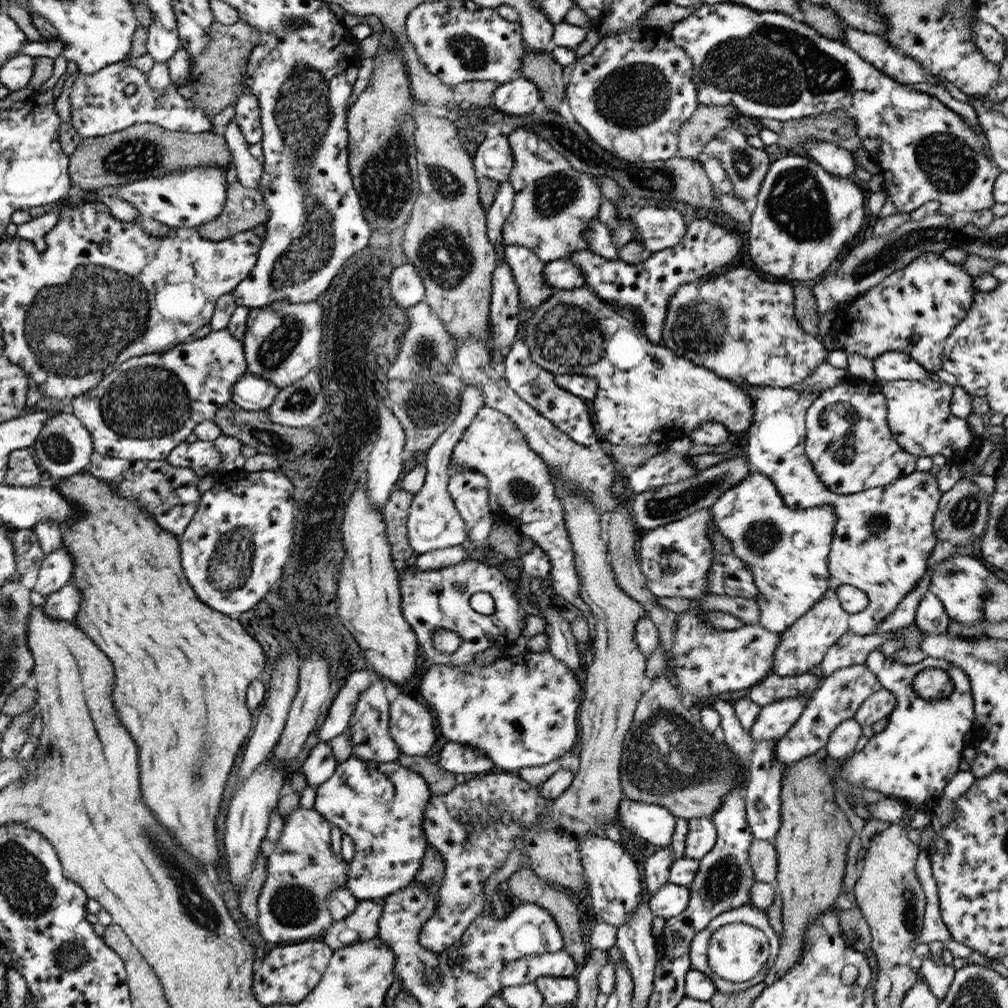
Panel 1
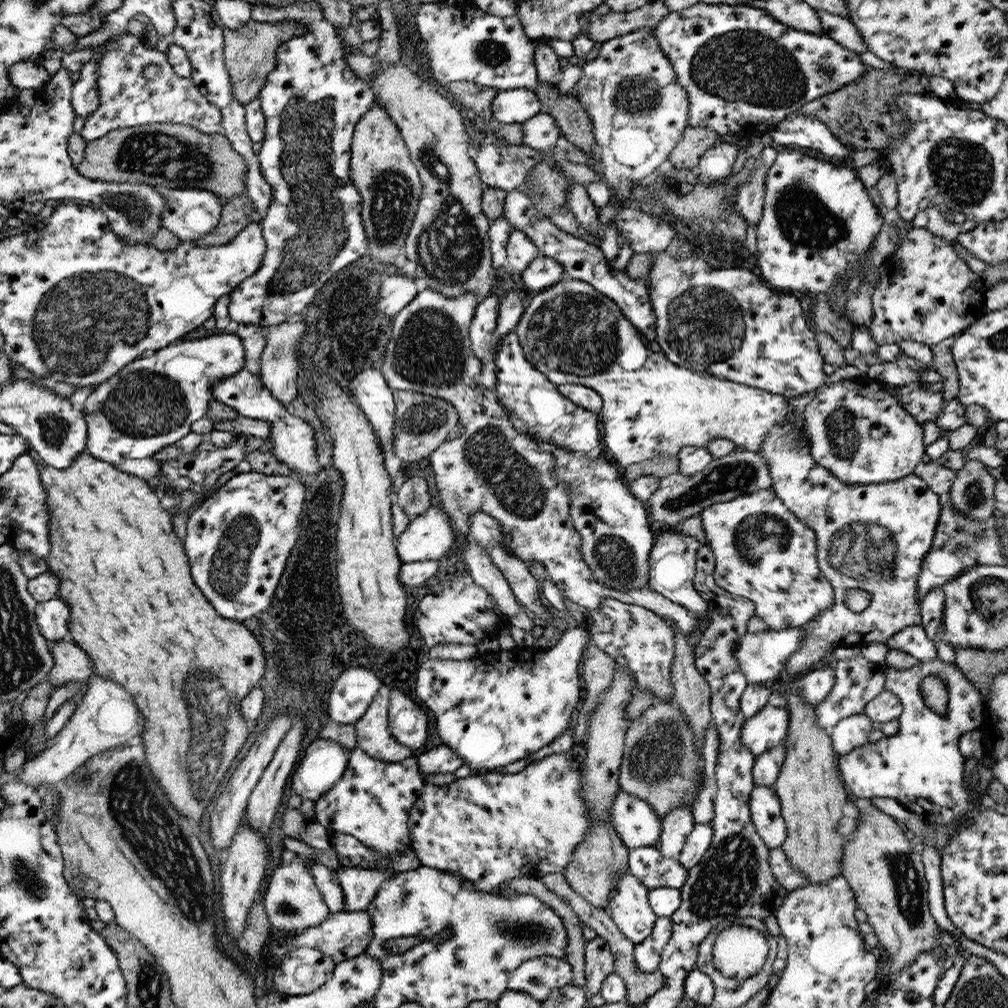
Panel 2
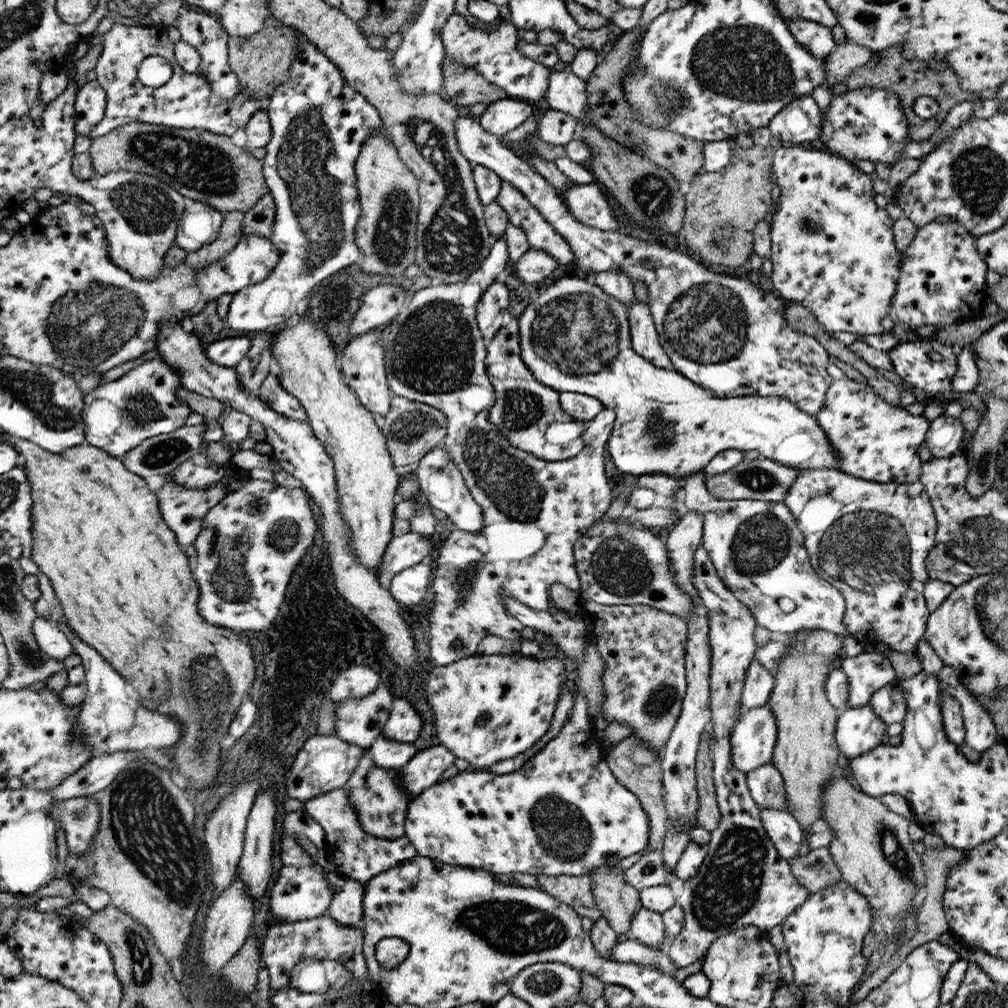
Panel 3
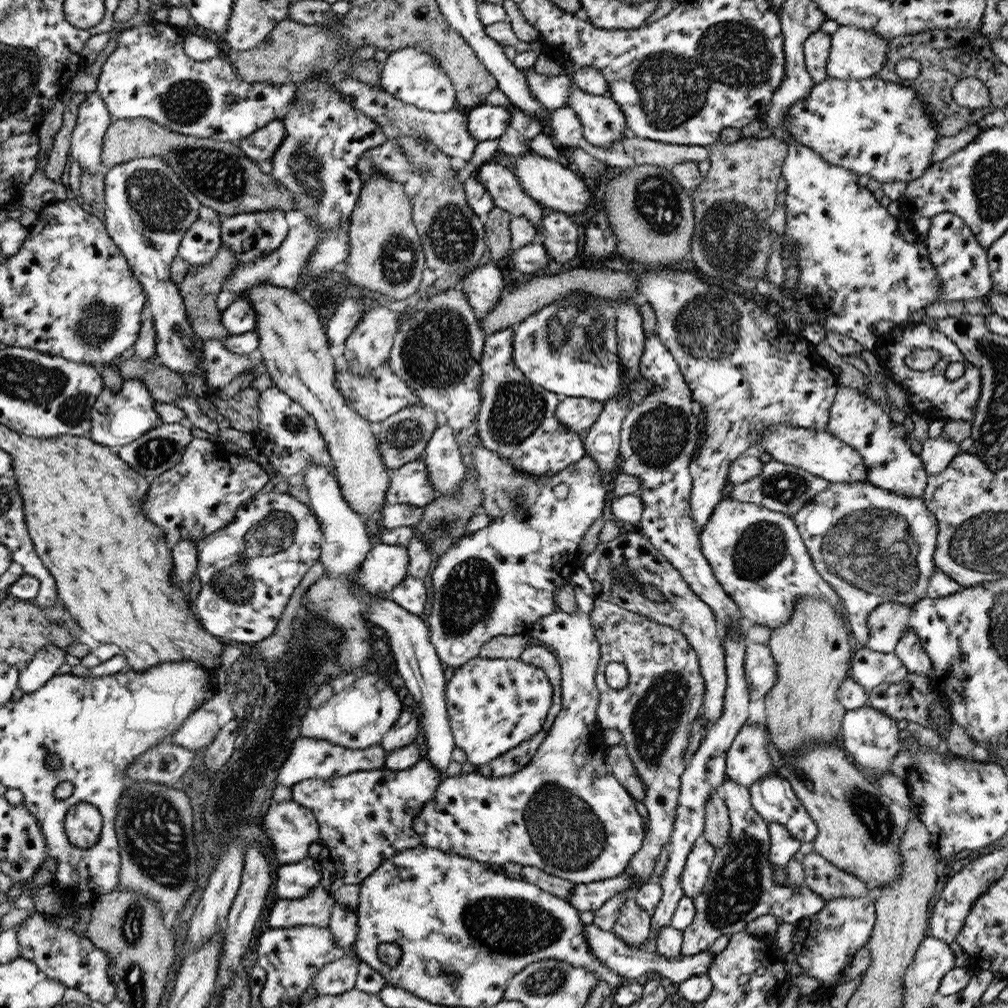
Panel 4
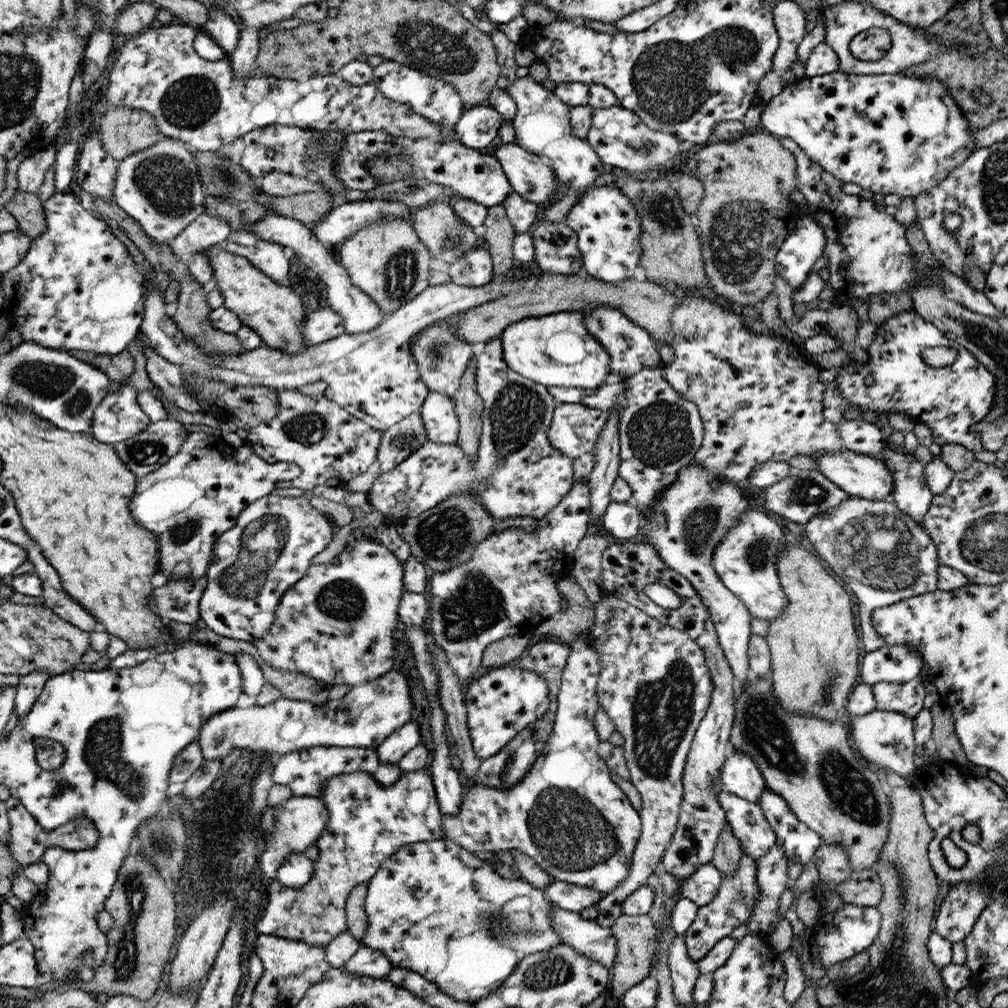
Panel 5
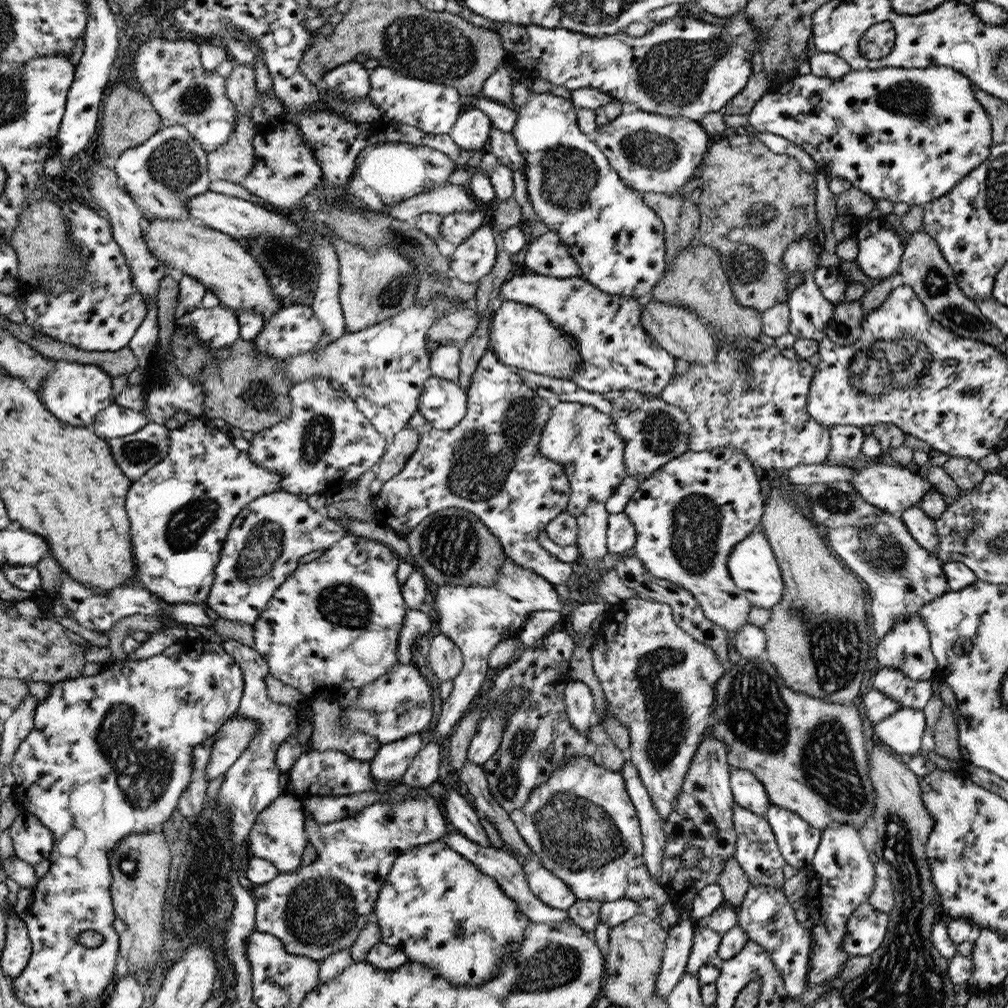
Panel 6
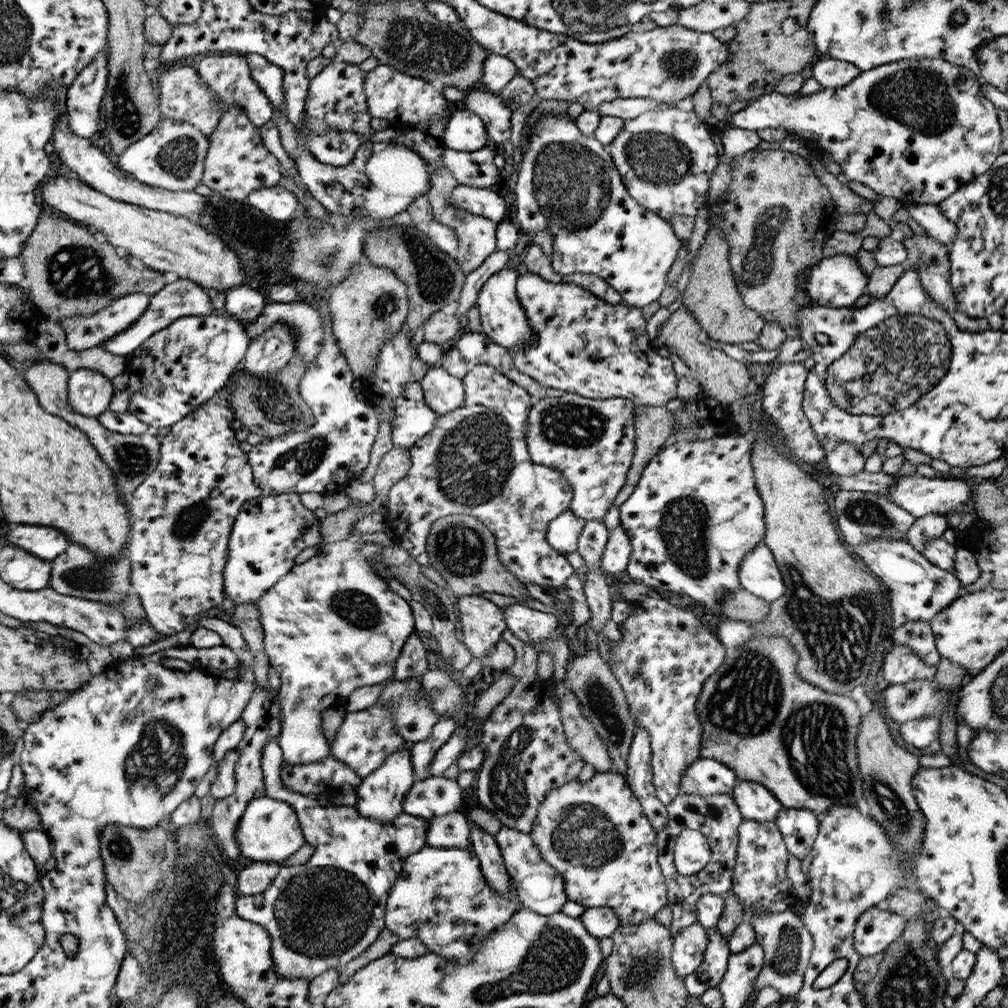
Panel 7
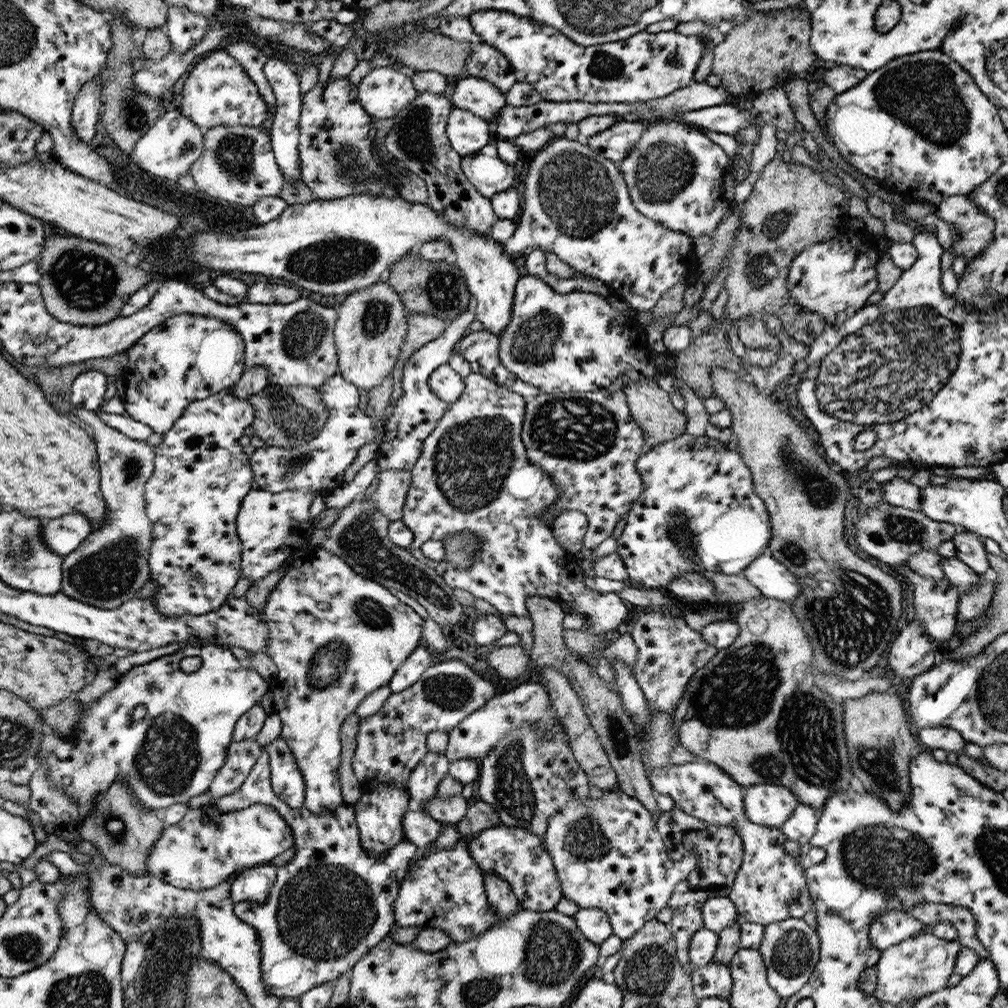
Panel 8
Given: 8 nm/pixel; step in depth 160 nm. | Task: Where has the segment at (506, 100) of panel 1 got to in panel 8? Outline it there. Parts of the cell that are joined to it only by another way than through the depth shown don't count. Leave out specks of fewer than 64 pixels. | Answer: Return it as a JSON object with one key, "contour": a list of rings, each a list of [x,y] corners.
{"contour":[[[456,107],[449,114],[446,132],[451,147],[462,156],[473,155],[496,139],[489,121]]]}

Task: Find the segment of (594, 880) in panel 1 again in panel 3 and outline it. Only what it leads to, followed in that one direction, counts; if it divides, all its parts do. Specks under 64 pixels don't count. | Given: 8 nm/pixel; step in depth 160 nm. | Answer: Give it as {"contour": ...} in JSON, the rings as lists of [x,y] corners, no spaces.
{"contour":[[[642,907],[636,913],[636,917],[632,919],[631,930],[624,937],[639,940],[654,947],[665,940],[665,934],[667,934],[667,930],[662,916]]]}

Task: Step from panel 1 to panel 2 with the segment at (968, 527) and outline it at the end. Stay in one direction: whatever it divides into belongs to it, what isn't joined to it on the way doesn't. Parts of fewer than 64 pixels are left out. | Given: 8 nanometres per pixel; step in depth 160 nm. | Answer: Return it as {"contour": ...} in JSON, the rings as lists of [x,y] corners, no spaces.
{"contour":[[[978,460],[967,461],[957,475],[950,491],[953,507],[963,515],[976,520],[986,520],[996,513],[994,484],[996,479],[988,467]]]}

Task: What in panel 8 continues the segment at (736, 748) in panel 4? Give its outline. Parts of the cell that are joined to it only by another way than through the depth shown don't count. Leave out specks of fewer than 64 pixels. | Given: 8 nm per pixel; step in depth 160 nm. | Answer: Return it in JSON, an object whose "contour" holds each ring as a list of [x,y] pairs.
{"contour":[[[756,784],[744,790],[744,816],[754,824],[781,828],[800,804],[796,796],[782,786]]]}

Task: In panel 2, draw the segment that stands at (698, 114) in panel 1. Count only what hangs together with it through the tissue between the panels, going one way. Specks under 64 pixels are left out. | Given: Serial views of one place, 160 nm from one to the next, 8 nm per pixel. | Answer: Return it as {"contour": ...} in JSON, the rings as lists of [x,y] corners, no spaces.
{"contour":[[[688,125],[681,139],[670,151],[669,160],[676,168],[692,168],[698,164],[700,157],[714,143],[719,141],[719,134],[704,126]]]}

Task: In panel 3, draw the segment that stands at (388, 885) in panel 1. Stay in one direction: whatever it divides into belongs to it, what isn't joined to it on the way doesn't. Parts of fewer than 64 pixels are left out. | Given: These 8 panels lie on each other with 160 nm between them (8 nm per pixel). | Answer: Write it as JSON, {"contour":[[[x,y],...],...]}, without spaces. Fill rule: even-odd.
{"contour":[[[364,748],[365,755],[361,757],[360,764],[344,785],[350,792],[350,804],[358,810],[358,818],[362,830],[370,836],[380,840],[398,841],[405,840],[405,820],[408,818],[410,797],[400,785],[400,769],[384,769],[374,765],[369,749]],[[333,877],[331,886],[338,887],[327,915],[342,926],[357,926],[364,919],[365,883],[354,879]]]}

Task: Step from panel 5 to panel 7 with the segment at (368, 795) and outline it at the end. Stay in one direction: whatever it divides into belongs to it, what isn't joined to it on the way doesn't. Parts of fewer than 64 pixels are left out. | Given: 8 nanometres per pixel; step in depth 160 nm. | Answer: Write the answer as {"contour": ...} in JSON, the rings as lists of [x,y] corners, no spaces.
{"contour":[[[268,741],[262,749],[264,795],[282,801],[297,814],[305,840],[314,847],[314,853],[305,864],[281,866],[272,884],[255,895],[238,895],[235,907],[244,920],[262,925],[272,940],[273,966],[277,974],[299,976],[312,981],[323,972],[338,969],[360,956],[386,927],[386,901],[389,900],[406,858],[422,851],[428,845],[429,820],[402,812],[392,822],[378,822],[360,816],[355,808],[328,807],[318,803],[315,796],[292,793],[282,783],[283,754],[276,741]]]}

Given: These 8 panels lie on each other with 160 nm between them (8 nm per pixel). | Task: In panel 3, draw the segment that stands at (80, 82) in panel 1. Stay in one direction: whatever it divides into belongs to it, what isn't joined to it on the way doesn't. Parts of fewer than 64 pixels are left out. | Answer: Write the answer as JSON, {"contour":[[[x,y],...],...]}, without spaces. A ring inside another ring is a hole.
{"contour":[[[120,23],[108,27],[103,35],[104,49],[94,68],[97,84],[108,97],[108,106],[90,138],[104,136],[134,121],[172,128],[197,128],[230,137],[236,130],[245,128],[253,115],[261,110],[260,99],[247,99],[240,91],[231,101],[225,101],[212,92],[212,86],[204,75],[186,72],[177,60],[176,44],[168,39],[167,27],[162,24],[131,26]],[[149,56],[163,56],[172,65],[173,75],[160,88],[144,86],[138,80],[139,64]]]}

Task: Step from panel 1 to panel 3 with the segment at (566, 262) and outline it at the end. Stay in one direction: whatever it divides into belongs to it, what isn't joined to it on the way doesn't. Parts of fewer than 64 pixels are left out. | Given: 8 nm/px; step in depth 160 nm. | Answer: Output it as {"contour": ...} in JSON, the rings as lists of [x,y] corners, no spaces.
{"contour":[[[530,247],[517,261],[516,274],[524,284],[541,284],[548,278],[559,262],[547,252]]]}

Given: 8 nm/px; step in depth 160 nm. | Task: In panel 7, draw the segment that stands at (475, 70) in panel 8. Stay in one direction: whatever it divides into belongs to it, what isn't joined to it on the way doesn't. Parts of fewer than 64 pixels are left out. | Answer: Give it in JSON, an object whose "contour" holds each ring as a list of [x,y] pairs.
{"contour":[[[490,53],[485,60],[482,84],[487,91],[498,93],[517,75],[515,64],[506,56]]]}

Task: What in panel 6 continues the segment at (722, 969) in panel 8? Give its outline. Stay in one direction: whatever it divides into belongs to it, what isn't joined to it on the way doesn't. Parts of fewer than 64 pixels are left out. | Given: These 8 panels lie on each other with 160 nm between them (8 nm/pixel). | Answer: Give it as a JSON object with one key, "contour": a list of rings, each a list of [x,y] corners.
{"contour":[[[722,902],[712,915],[693,923],[694,938],[687,962],[687,974],[697,976],[702,966],[718,962],[718,949],[722,937],[737,924],[738,911],[739,909]]]}

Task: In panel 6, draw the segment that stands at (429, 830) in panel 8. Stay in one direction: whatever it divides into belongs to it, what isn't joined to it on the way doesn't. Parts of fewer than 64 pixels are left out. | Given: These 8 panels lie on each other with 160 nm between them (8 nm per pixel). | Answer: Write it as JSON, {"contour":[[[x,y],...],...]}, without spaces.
{"contour":[[[450,829],[449,833],[446,834],[441,842],[450,846],[450,849],[457,850],[462,856],[469,858],[483,873],[486,873],[493,877],[494,880],[497,880],[497,883],[504,889],[506,896],[509,896],[510,899],[514,900],[514,903],[518,905],[520,911],[522,911],[532,923],[546,923],[555,927],[557,924],[570,920],[568,912],[546,907],[546,904],[538,901],[538,898],[534,896],[534,893],[530,890],[529,884],[526,882],[522,861],[516,858],[516,856],[511,854],[507,849],[495,849],[494,847],[485,848],[479,846],[454,829]]]}

